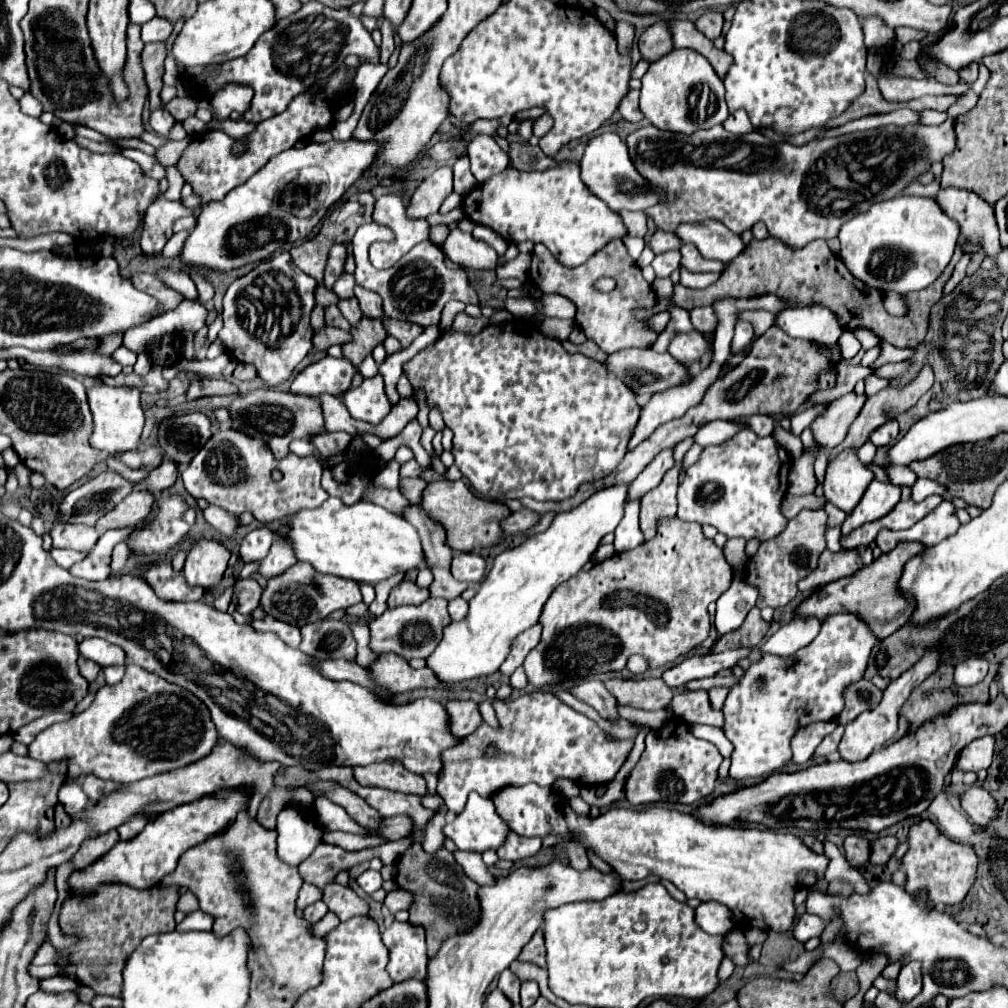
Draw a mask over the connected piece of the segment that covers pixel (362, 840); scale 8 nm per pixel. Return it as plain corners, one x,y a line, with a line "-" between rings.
327,831
323,834
322,842
338,845
347,851
360,851
382,845
387,840
373,836
361,837
342,831

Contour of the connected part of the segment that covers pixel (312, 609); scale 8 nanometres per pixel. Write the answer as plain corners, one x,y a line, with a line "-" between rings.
295,563
283,575
269,579
267,589
263,591
261,597
261,607
265,609
267,615
285,623
293,623
295,627
321,621
329,613
337,609
347,609
355,603
361,603
361,591
355,581
333,577
333,575
321,575
313,571
309,563

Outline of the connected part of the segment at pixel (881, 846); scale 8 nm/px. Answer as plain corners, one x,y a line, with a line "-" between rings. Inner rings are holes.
883,837
883,839
873,841
869,863
871,865
879,865
879,867
885,867
887,861
893,857
897,845
899,845
899,841
895,837

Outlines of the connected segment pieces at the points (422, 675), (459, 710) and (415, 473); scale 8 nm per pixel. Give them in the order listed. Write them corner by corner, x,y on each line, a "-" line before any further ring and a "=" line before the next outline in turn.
393,653
379,655
377,663
371,667
371,673
377,679
377,683
381,683
381,687
387,687
393,693
405,693
419,687
451,689
451,687
445,687
445,683
441,683
437,675
429,671
429,667
413,669
405,659
=
449,701
445,705
453,737
461,739
471,735
481,725
481,715
475,701
=
415,459
401,465
401,477
421,477
423,471
425,471
425,467
421,467

